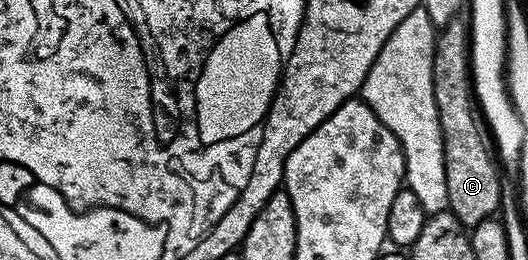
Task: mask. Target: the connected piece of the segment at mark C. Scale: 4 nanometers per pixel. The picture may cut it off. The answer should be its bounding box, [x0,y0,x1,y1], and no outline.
[432,16,502,228]

